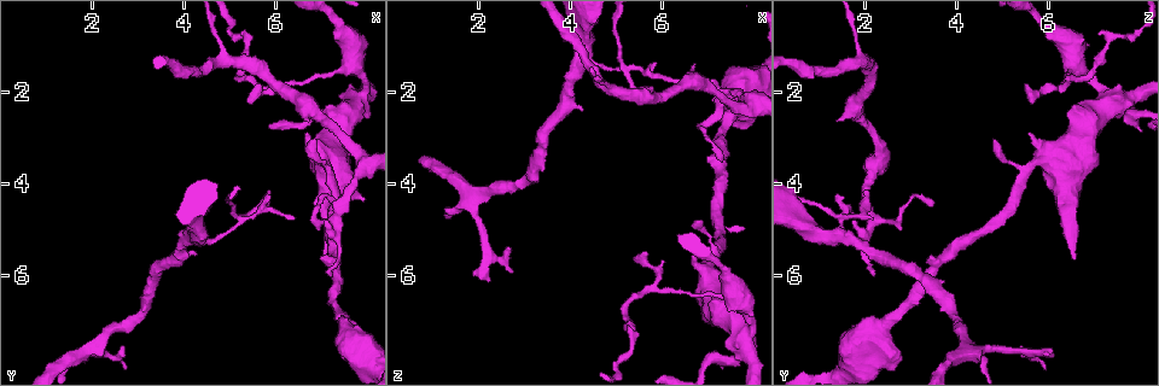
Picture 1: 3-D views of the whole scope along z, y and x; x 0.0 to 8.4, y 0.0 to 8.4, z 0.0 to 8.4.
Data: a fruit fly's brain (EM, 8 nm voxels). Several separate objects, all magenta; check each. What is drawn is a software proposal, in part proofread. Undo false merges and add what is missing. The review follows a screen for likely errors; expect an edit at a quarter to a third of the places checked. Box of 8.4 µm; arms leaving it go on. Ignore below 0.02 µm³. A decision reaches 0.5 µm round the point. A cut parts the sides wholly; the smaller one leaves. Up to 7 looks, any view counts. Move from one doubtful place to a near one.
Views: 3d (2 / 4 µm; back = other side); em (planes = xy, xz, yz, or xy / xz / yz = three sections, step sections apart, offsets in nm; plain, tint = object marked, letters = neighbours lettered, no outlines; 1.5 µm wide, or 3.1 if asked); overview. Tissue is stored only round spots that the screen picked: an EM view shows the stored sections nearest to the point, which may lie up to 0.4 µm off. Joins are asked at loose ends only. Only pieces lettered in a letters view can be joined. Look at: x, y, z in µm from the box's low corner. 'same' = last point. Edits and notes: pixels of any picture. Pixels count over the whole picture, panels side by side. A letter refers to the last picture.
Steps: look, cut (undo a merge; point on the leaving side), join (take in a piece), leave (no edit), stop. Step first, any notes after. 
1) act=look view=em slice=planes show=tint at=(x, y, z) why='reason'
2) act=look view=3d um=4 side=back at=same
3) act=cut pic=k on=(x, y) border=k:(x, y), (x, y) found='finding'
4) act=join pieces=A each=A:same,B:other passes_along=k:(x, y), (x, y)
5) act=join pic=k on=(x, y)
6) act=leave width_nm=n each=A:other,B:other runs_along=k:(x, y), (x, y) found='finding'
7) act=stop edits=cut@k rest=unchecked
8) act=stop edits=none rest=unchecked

act=look view=3d um=2 at=(5.20, 4.70, 1.35) why='sharp bend'

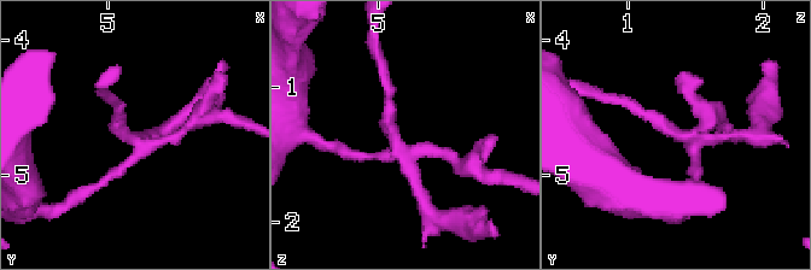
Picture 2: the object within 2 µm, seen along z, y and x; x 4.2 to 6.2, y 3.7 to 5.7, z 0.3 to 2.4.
act=look view=em slice=xz step=8 show=tint at=(5.14, 4.74, 1.40) why='need the tissue'

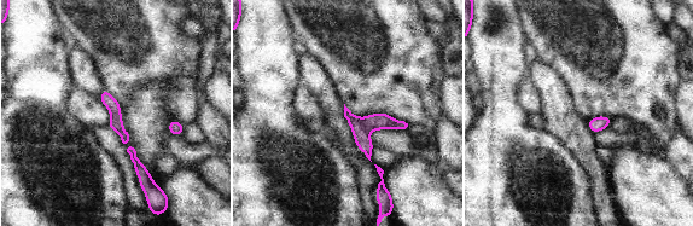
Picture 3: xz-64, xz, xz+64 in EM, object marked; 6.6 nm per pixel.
act=look view=em slice=planes show=letters at=same

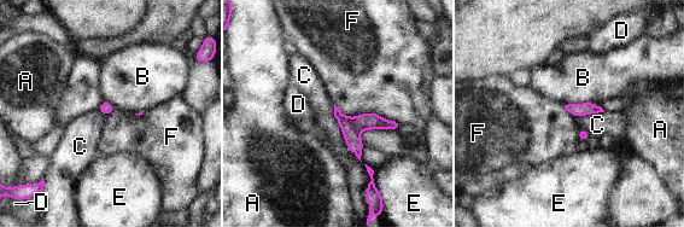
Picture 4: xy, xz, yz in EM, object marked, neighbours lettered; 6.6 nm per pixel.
act=cut pic=4 on=(351, 137) each=A:other,B:other,C:other,D:other,E:other,F:other found='a second neuron is stuck on'

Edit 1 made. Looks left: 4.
act=look view=em slice=xy step=4 show=letters at=(7.20, 2.55, 7.80)

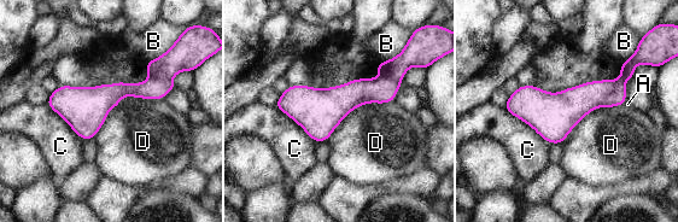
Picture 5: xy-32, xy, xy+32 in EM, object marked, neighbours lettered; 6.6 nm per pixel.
act=cut pic=5 on=(148, 89) longest_contact=D:550nm each=A:other,B:other,C:other,D:other border=5:(150, 76), (158, 82), (165, 82) found='two neurons meet here'

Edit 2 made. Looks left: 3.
act=look view=3d um=4 at=(2.30, 7.80, 6.10) why='thin end'

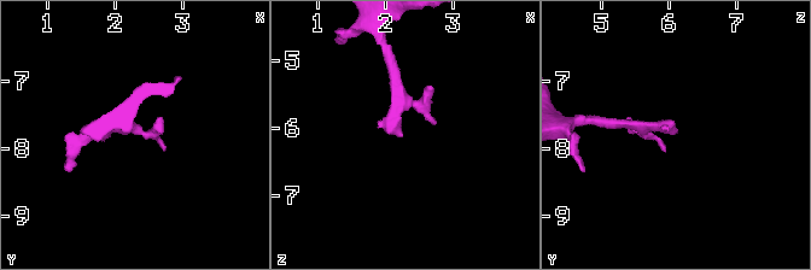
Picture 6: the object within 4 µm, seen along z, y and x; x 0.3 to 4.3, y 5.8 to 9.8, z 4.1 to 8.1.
act=look view=em slice=planes show=plain at=(2.25, 7.75, 6.10) why='now the EM'

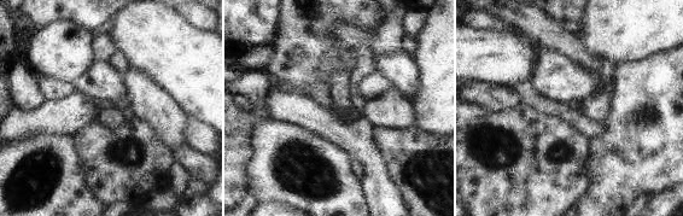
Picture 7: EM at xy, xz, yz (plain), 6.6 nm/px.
act=look view=em slice=planes show=letters at=same

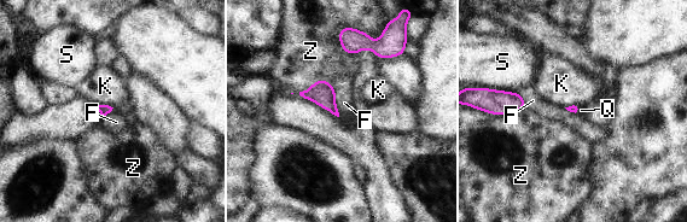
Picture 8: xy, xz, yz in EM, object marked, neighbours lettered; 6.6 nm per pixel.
act=join pieces=Q each=F:other,K:other,Q:same,S:other,Z:other passes_along=8:(104, 110), (111, 110), (126, 107) found='it goes on there'

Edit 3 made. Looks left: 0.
act=stop edits=cut@4,cut@5,join@8 rest=unchecked

